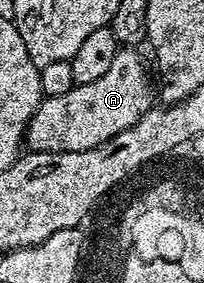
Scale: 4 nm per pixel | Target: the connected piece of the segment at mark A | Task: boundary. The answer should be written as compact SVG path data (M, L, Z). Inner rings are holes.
M121 48L111 62L110 69L96 82L74 85L67 94L44 97L38 106L31 122L28 124L25 144L30 151L43 153L77 153L100 148L107 141L129 129L142 116L149 112L155 102L155 88L147 70L133 48Z

